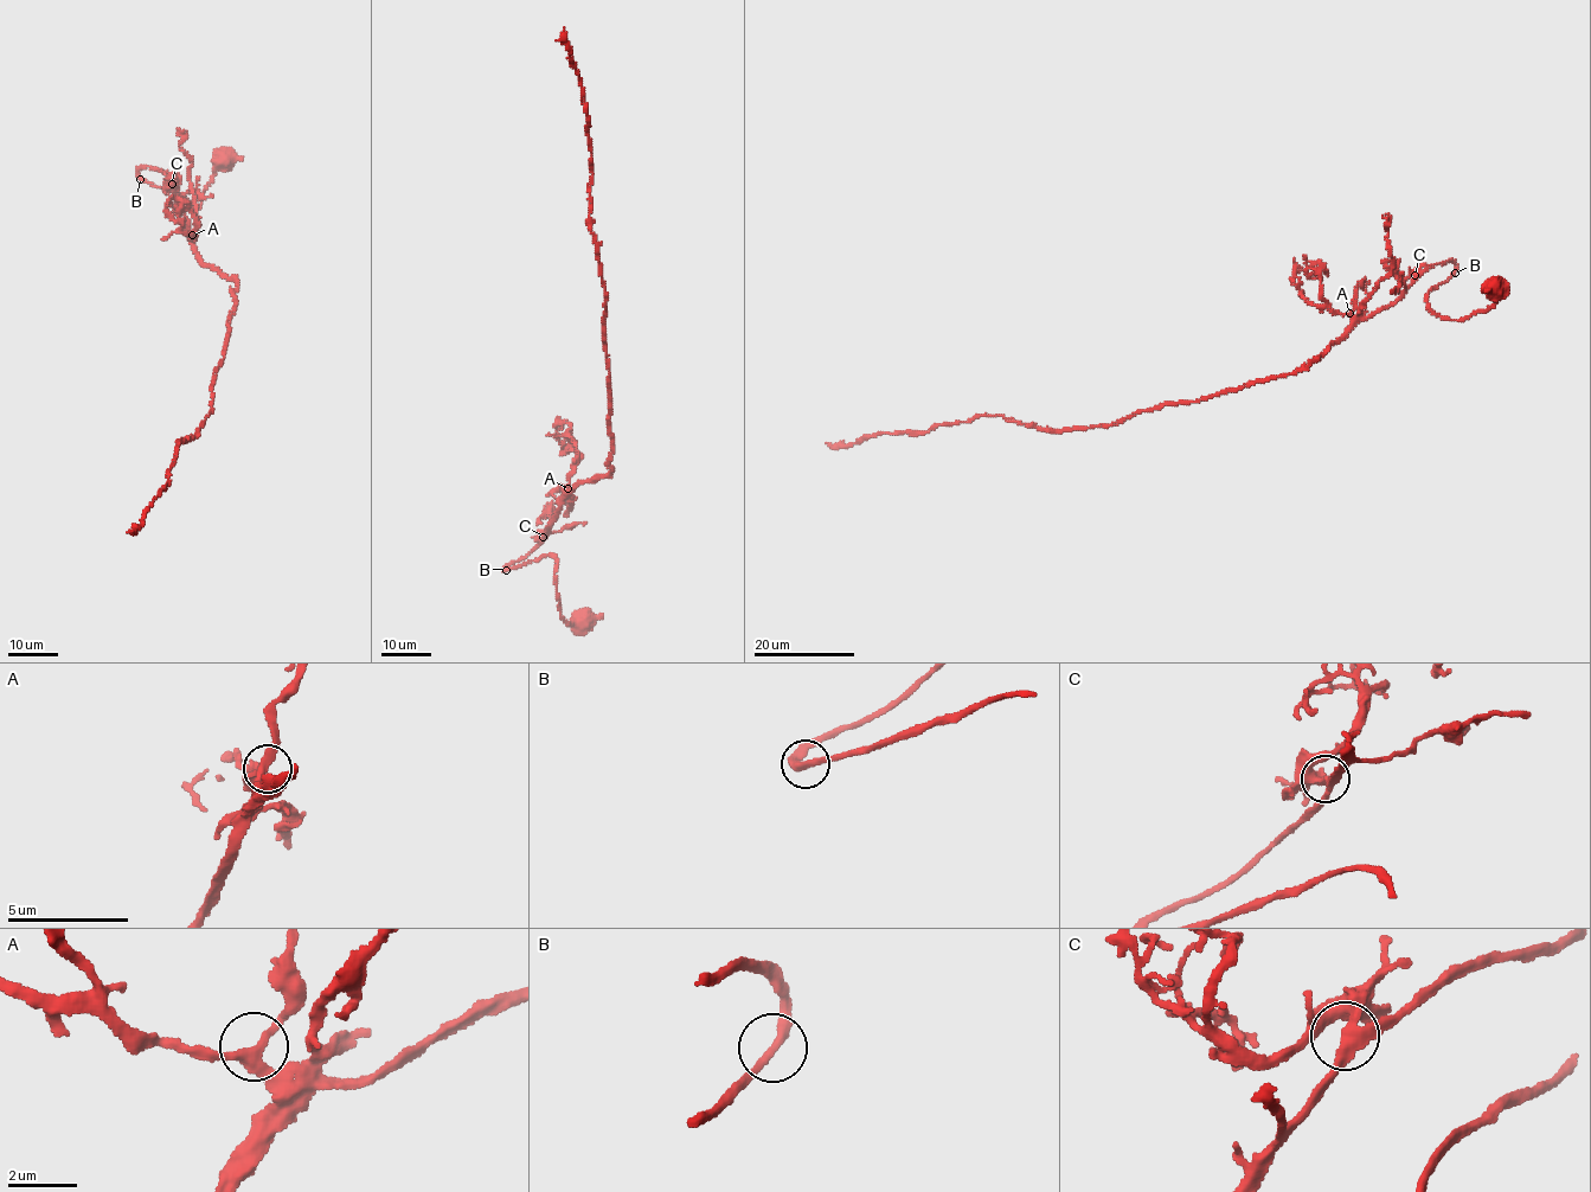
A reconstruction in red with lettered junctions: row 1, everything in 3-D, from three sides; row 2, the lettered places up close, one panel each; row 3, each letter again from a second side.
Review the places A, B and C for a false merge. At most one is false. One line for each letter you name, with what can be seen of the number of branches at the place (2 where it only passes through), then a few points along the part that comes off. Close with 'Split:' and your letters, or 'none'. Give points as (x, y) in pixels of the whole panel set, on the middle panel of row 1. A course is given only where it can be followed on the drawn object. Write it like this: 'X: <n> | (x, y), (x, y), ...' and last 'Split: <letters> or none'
Split: none

